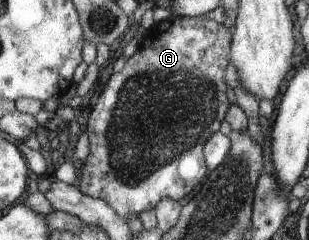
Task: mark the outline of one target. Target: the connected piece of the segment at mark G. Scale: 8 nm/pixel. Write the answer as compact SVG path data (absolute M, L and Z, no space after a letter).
M170 16L169 18L154 23L154 25L145 31L141 40L139 51L133 57L125 57L122 55L115 61L113 65L113 73L109 77L109 81L103 87L97 104L93 107L88 118L87 132L89 136L89 157L85 163L79 168L79 181L77 183L81 193L94 197L103 201L105 205L111 205L111 209L115 209L115 213L128 223L130 213L138 215L146 209L155 209L159 200L169 198L181 202L181 197L189 196L193 189L197 189L197 185L203 181L203 177L207 175L205 167L205 143L209 141L211 135L219 132L219 125L225 119L225 113L229 110L229 101L227 101L227 82L226 69L230 65L230 44L232 41L232 33L230 28L224 24L219 24L206 16L199 17L186 16Z

